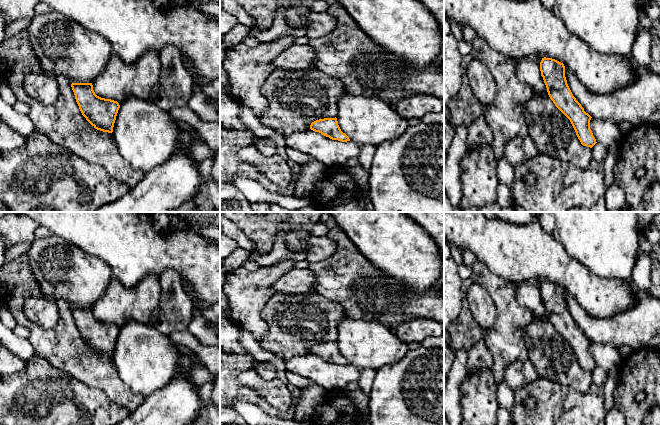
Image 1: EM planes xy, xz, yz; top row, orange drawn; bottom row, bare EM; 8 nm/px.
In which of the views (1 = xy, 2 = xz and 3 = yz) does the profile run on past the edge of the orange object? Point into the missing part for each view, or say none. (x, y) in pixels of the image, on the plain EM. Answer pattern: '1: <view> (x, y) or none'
1: none
2: none
3: none

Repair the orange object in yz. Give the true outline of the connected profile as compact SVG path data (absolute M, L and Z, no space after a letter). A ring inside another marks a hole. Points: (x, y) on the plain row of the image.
M544 281L540 286L540 295L550 323L570 344L581 368L592 372L597 367L590 353L592 341L573 320L565 301L564 288Z

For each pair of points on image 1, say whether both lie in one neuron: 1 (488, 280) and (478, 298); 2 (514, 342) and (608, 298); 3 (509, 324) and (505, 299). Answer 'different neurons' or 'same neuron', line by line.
1: different neurons
2: different neurons
3: same neuron

